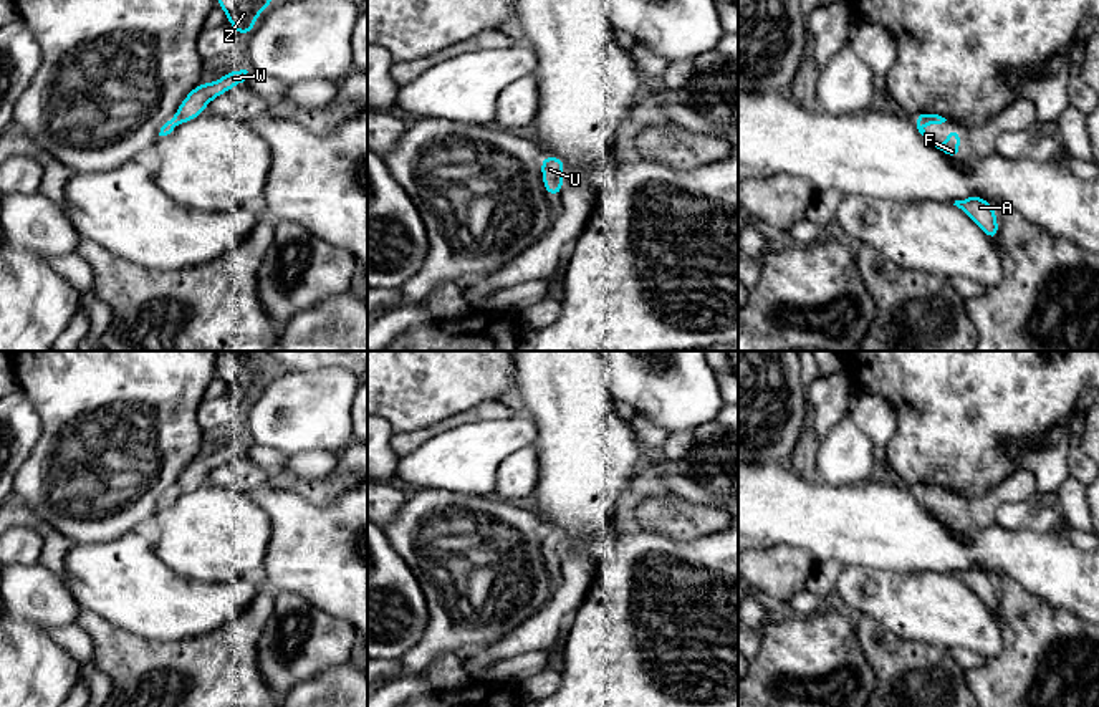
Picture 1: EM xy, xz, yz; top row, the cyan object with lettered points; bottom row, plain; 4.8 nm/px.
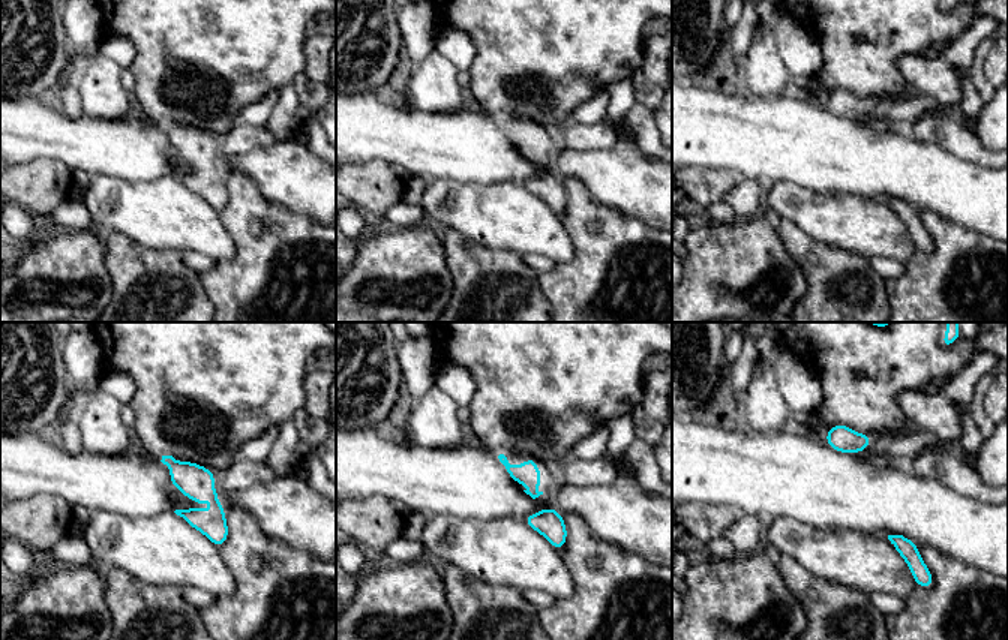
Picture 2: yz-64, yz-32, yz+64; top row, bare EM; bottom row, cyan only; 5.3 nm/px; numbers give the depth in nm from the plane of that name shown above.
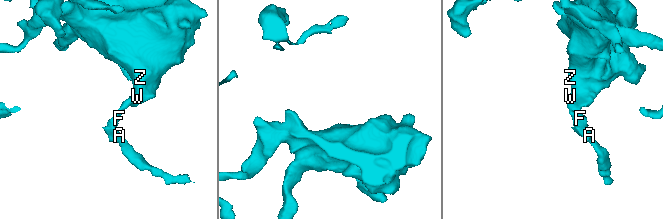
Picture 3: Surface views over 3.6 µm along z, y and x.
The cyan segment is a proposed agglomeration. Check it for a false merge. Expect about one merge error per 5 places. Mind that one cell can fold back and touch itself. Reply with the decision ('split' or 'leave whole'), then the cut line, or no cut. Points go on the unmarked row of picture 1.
leave whole; cut none

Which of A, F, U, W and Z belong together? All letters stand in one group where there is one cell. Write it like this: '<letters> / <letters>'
A F U W Z

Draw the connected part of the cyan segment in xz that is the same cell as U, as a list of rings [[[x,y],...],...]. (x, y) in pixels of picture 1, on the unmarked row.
[[[545,527],[541,531],[543,556],[550,566],[558,566],[563,561],[564,531],[553,527]]]

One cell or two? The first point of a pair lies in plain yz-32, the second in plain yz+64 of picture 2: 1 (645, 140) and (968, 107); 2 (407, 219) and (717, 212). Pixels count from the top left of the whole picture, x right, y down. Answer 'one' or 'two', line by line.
1: one
2: one

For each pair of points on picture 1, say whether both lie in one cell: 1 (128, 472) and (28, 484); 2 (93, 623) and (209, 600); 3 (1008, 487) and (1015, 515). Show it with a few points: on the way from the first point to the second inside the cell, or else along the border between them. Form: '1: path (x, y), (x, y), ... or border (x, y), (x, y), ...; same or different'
1: path (103, 472), (67, 482), (53, 482); same
2: border (80, 606), (143, 638); different
3: border (1035, 495), (1017, 502), (1000, 502); different

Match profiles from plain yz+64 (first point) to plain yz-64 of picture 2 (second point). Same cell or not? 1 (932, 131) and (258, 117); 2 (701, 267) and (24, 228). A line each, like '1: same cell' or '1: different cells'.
1: different cells
2: different cells

